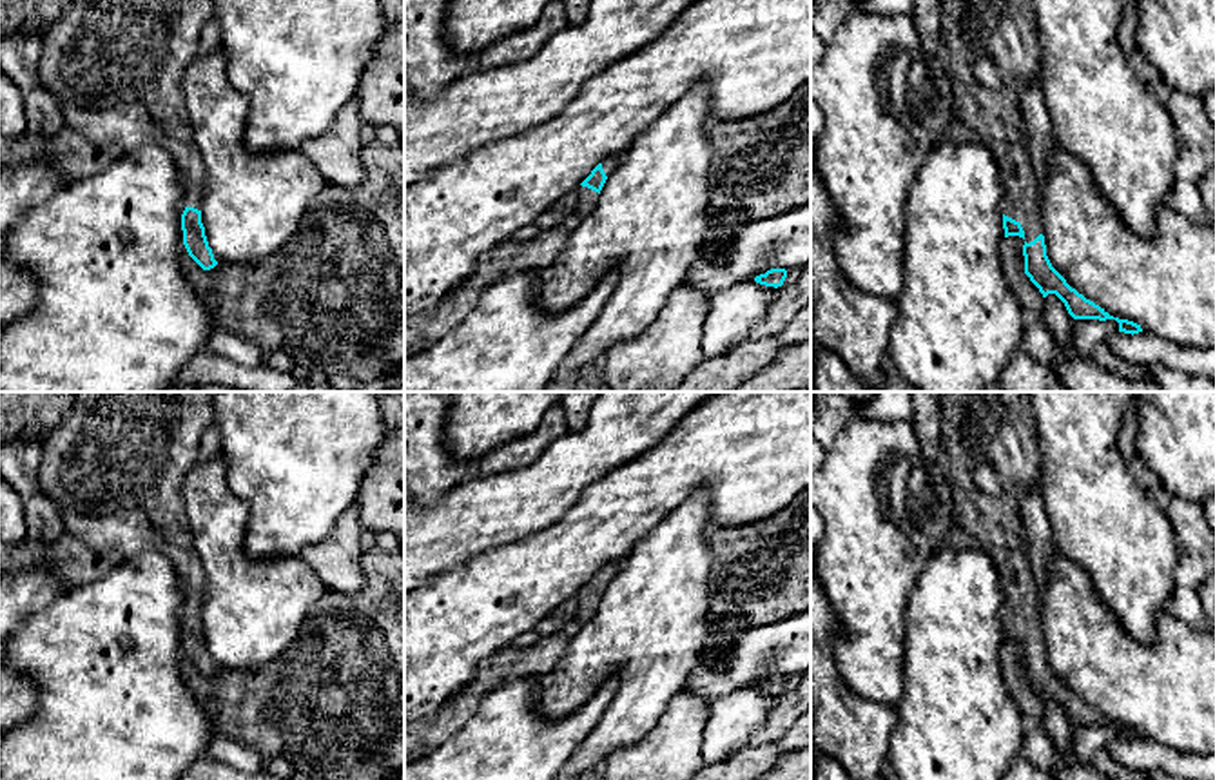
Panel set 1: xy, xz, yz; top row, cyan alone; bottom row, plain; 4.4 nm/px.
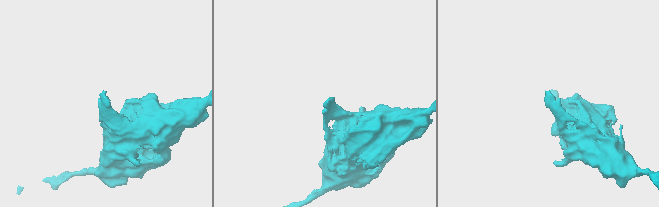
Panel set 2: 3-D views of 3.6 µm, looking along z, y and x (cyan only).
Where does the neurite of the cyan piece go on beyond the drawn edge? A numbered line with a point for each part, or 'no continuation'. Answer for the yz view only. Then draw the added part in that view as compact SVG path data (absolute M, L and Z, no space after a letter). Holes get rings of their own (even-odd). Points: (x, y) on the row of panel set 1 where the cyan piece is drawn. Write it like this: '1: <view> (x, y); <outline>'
1: yz (1020, 182); M997 141L990 145L999 165L1005 196L1001 214L1021 223L1025 241L1043 234L1037 198L1037 176L1025 141Z

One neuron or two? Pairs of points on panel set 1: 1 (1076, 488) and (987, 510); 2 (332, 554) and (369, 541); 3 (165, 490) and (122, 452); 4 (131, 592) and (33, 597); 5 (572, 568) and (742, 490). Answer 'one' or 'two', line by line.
1: two
2: two
3: one
4: two
5: one

